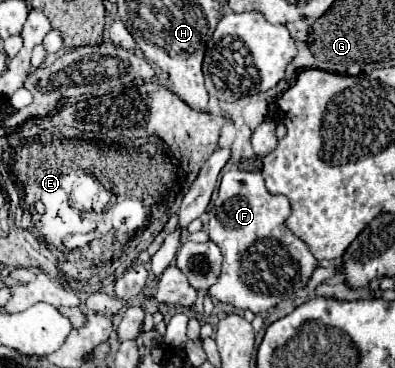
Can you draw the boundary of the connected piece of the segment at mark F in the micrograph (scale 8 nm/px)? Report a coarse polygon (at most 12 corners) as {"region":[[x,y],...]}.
{"region":[[259,171],[223,173],[211,297],[263,315],[317,259]]}

